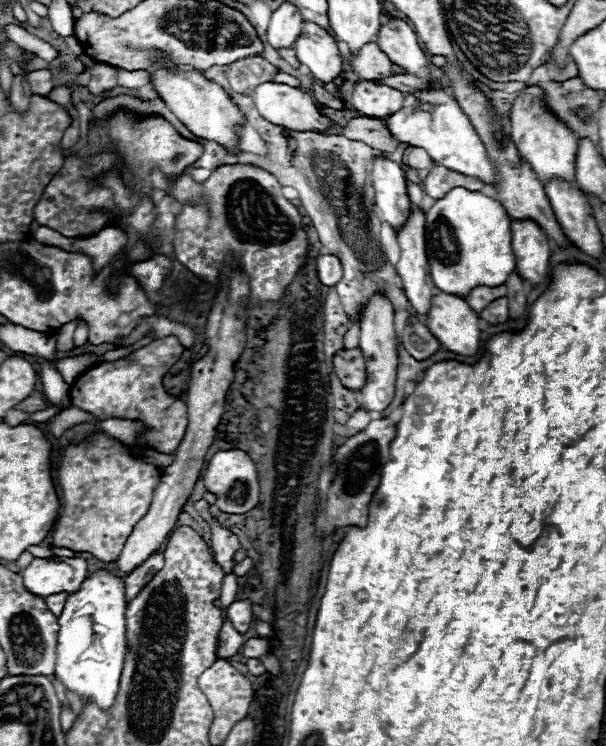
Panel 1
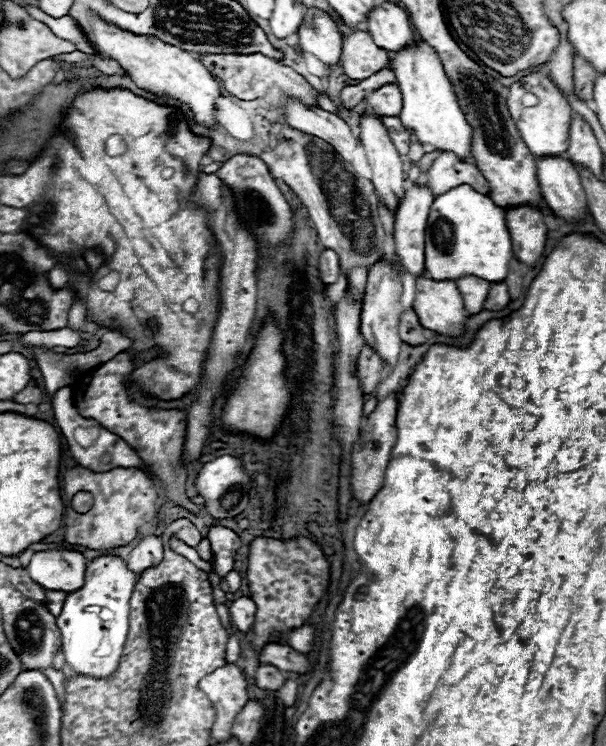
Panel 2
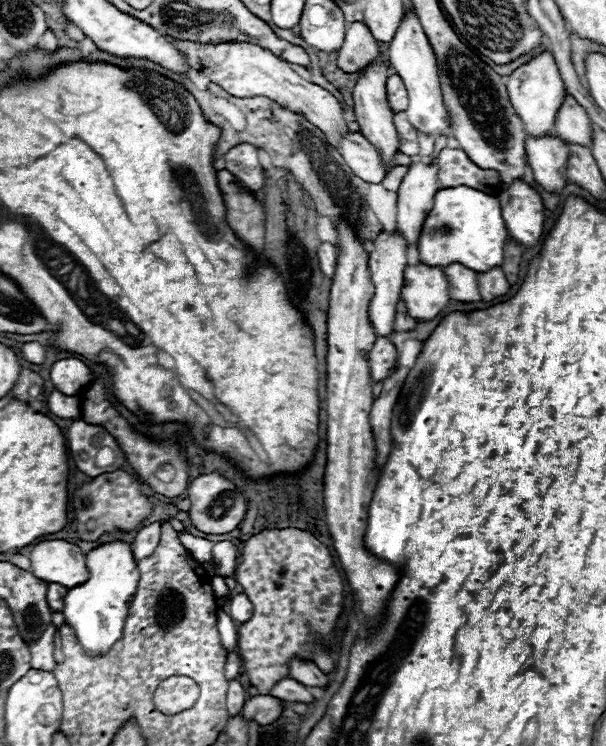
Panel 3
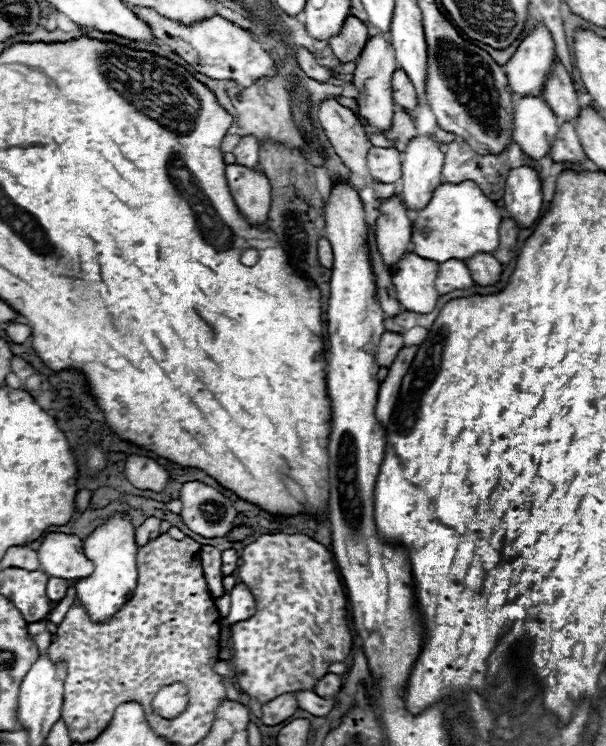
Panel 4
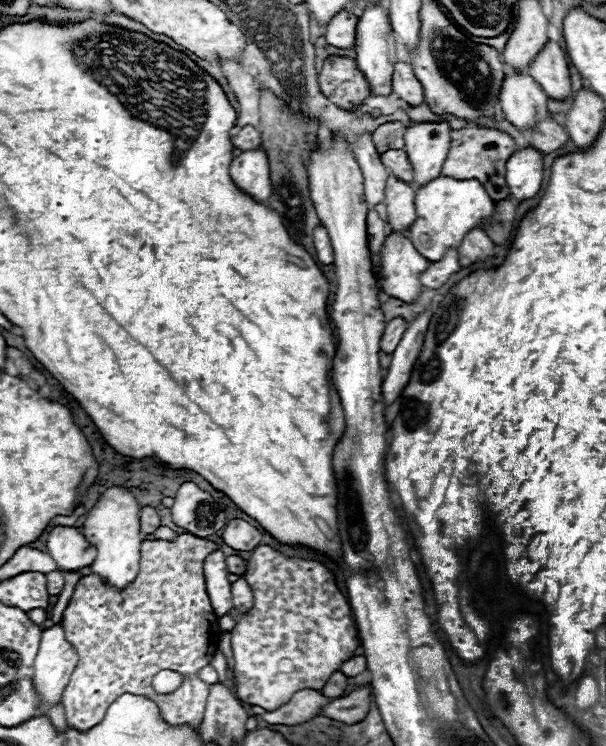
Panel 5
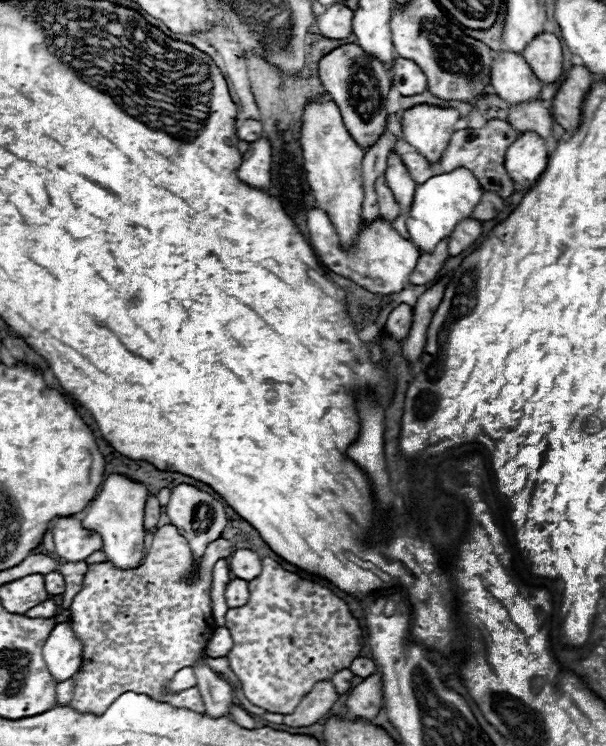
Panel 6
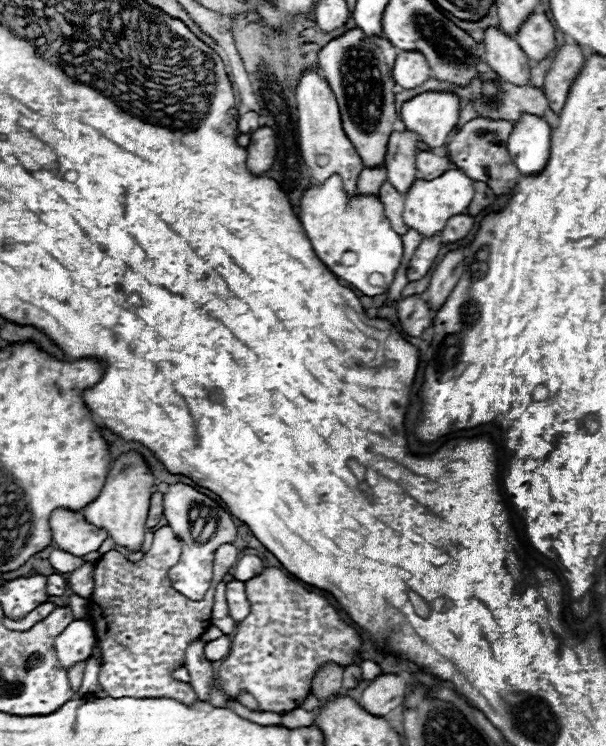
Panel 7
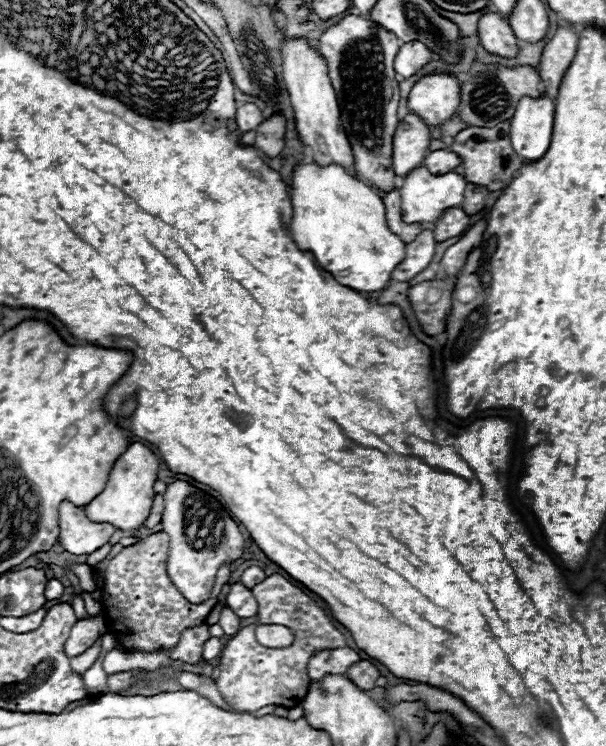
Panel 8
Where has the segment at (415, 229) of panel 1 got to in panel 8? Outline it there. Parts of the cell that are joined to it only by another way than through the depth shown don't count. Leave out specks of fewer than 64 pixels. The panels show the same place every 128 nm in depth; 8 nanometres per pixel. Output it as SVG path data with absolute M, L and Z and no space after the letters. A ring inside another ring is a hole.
M452 74L424 76L414 84L408 96L408 110L424 120L428 126L442 126L448 122L460 104L460 82Z

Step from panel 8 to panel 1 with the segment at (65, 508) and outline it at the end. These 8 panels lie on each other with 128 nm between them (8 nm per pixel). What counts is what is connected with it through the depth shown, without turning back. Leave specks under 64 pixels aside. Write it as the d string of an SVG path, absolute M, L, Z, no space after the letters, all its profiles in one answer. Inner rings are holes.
M34 558L26 570L22 570L24 586L34 596L46 598L58 592L76 592L80 590L82 582L88 578L88 564L84 558Z

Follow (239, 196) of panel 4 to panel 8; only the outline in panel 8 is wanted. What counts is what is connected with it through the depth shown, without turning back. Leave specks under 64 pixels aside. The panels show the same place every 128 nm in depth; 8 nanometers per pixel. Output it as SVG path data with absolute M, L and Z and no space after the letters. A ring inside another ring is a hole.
M282 114L270 116L256 128L256 142L254 146L260 150L264 158L274 158L284 148L284 132L286 132L286 120Z

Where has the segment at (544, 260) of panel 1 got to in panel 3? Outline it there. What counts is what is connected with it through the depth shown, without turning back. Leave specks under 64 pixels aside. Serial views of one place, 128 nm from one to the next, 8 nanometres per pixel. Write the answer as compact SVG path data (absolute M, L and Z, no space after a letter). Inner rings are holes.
M516 180L506 192L500 194L502 218L514 242L534 248L544 232L544 204L526 182Z

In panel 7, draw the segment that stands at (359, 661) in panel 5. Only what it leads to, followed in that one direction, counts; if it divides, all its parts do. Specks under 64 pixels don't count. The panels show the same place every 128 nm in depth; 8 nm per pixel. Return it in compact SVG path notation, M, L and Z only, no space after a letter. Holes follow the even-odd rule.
M362 660L362 662L360 662L360 670L362 670L362 676L364 676L366 680L374 680L378 674L382 674L380 666L378 666L376 662L372 662L372 660Z

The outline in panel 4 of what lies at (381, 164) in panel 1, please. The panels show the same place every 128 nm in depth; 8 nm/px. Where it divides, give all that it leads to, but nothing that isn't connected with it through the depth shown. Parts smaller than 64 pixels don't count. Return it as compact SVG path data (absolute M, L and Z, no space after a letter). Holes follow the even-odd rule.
M386 34L370 36L362 54L356 60L356 72L352 84L358 88L358 114L364 118L372 128L378 128L380 132L388 132L392 128L392 118L394 118L394 100L392 100L392 74L396 70L396 58L394 58L394 48L388 44Z

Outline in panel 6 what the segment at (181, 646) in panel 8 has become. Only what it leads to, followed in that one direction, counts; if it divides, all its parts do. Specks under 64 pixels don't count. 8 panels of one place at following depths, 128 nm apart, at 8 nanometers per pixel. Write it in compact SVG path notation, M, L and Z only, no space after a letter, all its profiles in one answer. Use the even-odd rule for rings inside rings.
M202 660L198 666L194 666L196 672L196 688L202 694L204 706L206 706L206 714L212 718L220 718L220 716L230 716L230 706L234 690L232 686L216 672L212 672L206 664L206 660Z

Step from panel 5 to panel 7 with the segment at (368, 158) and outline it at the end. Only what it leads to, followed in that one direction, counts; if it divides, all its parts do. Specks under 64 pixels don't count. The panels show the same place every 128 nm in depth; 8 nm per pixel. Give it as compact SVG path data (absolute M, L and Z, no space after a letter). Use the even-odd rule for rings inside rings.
M384 182L382 188L380 188L380 192L378 192L378 198L380 198L380 202L384 204L384 214L386 214L386 218L390 220L392 228L394 228L398 234L404 234L404 232L408 230L408 226L402 222L404 196L402 196L398 190L394 190L392 184Z

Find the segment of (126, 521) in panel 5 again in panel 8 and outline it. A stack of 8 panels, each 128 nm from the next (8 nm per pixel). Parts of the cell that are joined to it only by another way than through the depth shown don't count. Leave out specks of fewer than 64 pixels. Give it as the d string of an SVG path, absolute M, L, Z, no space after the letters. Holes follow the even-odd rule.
M134 442L126 448L126 452L114 462L114 468L110 472L110 478L106 482L106 488L102 494L98 494L90 504L84 506L86 516L92 522L108 522L118 530L138 530L144 526L152 500L156 492L152 490L158 474L158 458L152 450L148 450L144 444Z

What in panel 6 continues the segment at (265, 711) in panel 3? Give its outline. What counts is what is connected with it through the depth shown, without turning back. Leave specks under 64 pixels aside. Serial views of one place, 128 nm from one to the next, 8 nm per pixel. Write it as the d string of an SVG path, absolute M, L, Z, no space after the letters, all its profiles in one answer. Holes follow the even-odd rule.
M330 680L316 682L314 688L300 700L296 710L292 714L284 714L284 724L292 728L310 726L324 718L324 714L332 708L332 704L338 700L338 694Z

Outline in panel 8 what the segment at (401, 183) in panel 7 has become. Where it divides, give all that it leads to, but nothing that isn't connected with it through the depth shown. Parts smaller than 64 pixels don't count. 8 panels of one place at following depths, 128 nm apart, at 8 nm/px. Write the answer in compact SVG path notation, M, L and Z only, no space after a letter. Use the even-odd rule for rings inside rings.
M416 114L400 120L392 142L392 168L396 176L406 178L408 172L418 168L428 152L428 144L430 128Z

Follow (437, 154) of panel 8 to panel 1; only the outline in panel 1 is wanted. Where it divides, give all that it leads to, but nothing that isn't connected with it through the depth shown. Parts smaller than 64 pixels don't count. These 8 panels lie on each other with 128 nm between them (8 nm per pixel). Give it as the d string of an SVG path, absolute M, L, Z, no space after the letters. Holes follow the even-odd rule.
M264 82L248 94L260 116L268 122L290 130L318 130L328 128L330 120L318 114L314 98L308 92L292 88L288 84Z

